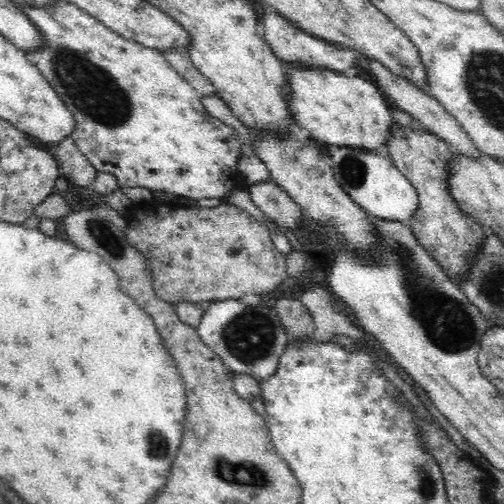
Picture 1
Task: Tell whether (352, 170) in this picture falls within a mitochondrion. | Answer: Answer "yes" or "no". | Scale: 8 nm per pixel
yes

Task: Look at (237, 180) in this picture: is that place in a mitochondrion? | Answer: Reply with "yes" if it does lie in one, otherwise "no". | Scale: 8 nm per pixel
no

